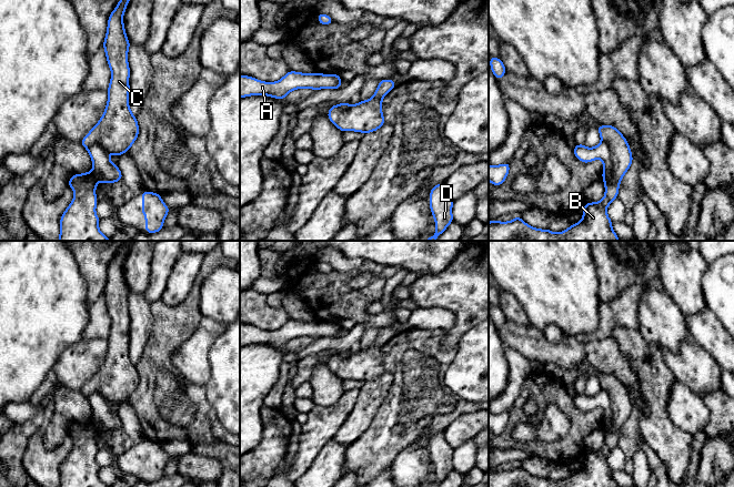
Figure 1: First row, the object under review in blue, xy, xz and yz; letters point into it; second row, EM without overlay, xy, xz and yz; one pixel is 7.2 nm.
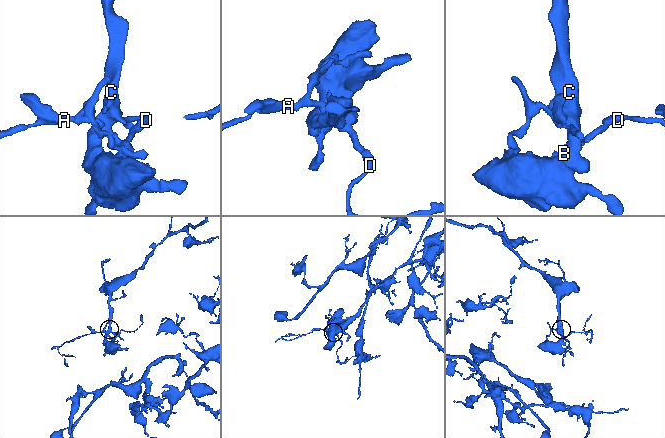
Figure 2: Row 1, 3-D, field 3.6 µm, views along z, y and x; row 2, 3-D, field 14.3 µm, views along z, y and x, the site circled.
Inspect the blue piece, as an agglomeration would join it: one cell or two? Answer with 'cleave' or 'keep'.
cleave

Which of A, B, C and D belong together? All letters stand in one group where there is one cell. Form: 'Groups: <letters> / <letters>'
Groups: A D / B C

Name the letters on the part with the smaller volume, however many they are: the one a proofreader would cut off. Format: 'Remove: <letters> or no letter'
Remove: A, D

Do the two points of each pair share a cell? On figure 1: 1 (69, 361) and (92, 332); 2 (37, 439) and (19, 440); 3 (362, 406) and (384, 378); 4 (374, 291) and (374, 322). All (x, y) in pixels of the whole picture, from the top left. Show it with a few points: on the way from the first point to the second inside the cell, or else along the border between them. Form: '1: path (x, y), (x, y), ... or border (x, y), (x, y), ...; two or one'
1: border (83, 337), (106, 338); two
2: border (41, 416), (39, 428), (28, 442), (22, 465); two
3: path (369, 399), (382, 385); one
4: border (372, 316), (357, 323); two

